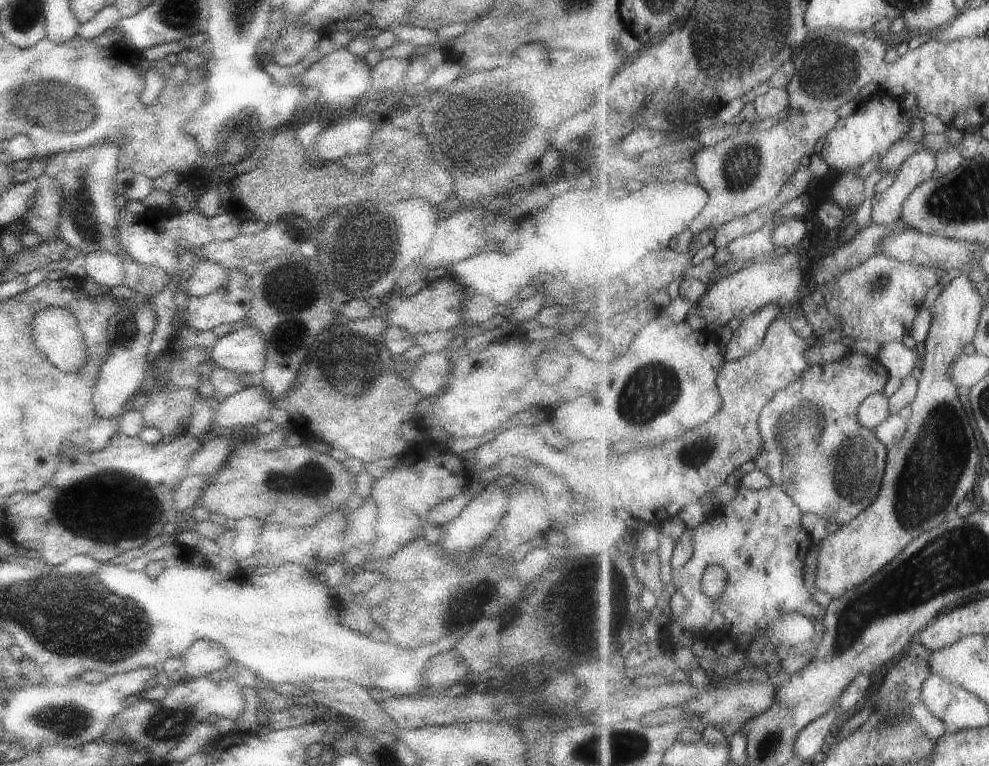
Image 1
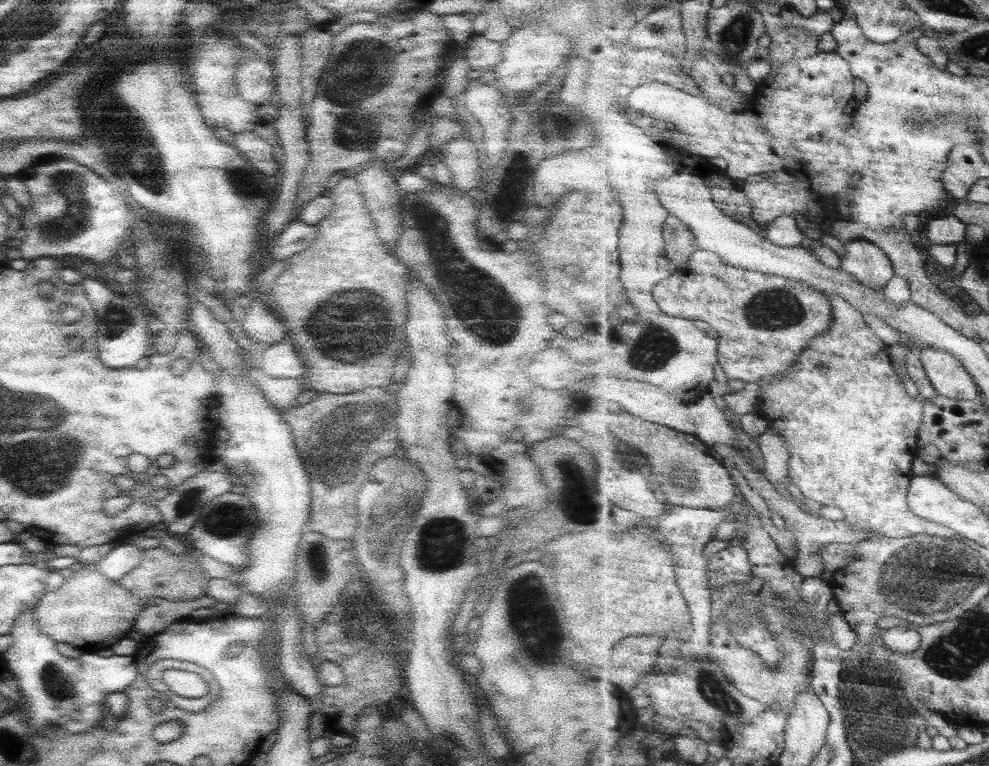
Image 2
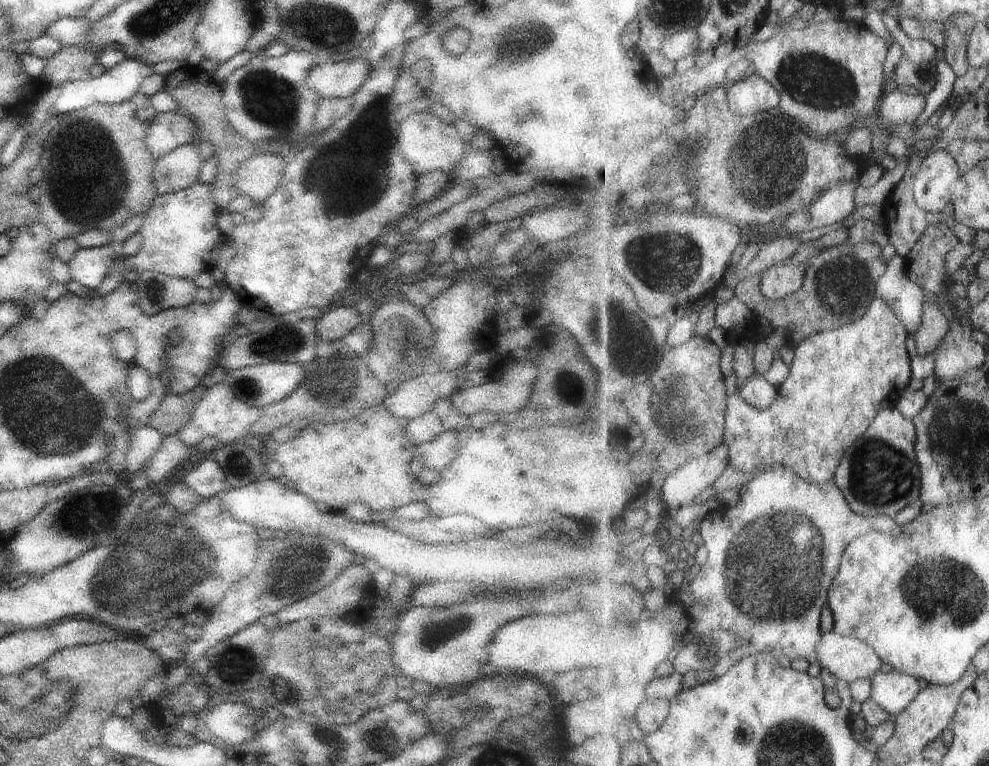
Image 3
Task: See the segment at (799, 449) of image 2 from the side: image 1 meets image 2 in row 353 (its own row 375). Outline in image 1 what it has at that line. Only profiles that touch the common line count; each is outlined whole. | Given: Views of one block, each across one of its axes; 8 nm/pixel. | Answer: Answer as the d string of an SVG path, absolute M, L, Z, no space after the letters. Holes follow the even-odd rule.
M853 350L831 364L810 365L799 379L778 391L761 411L764 451L754 460L756 468L769 474L772 481L791 495L805 512L819 514L829 522L842 525L851 522L880 494L888 462L888 448L877 438L876 430L860 423L857 411L873 393L884 392L890 377L879 357Z

